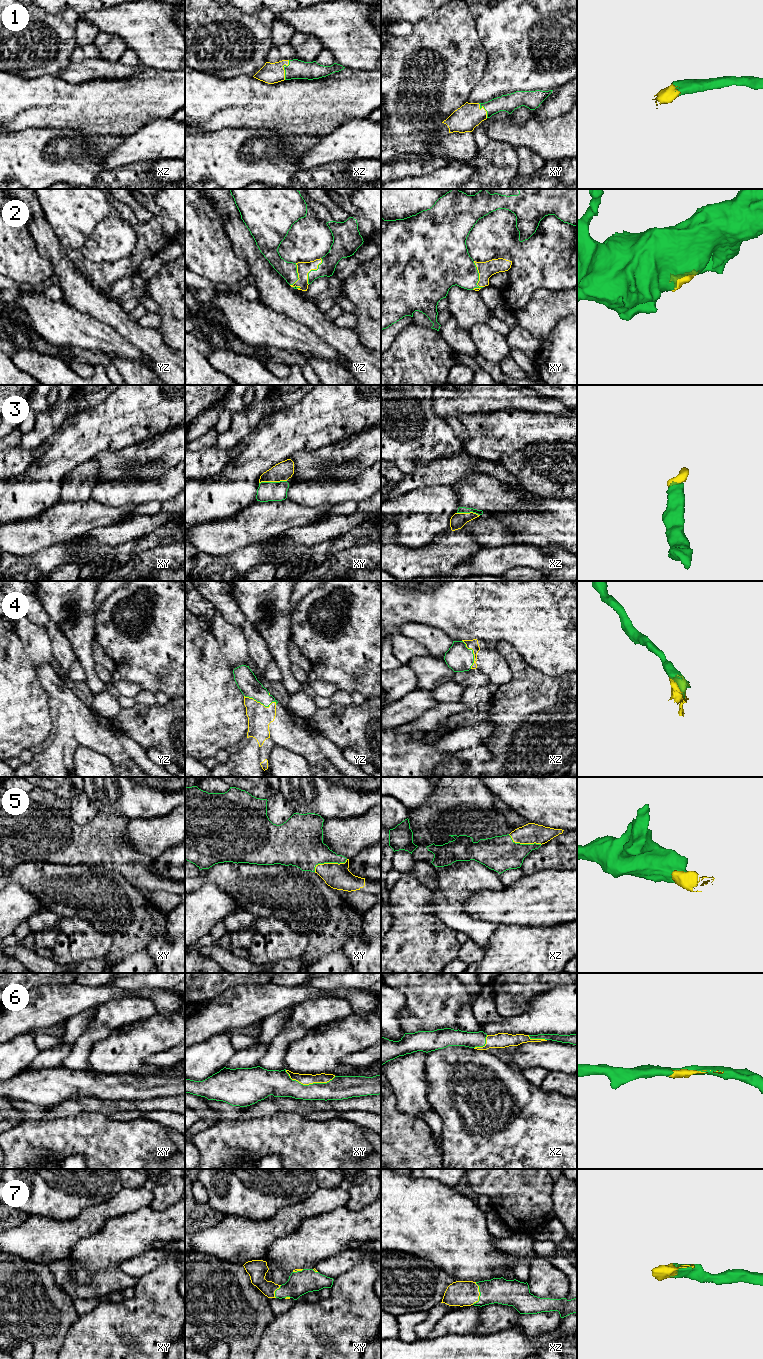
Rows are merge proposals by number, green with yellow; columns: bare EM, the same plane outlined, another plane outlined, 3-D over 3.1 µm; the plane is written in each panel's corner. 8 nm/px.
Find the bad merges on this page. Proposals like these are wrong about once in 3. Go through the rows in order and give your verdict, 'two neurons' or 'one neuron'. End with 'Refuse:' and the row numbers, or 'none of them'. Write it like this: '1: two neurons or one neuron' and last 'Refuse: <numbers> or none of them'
1: one neuron
2: one neuron
3: one neuron
4: one neuron
5: one neuron
6: one neuron
7: one neuron
Refuse: none of them

